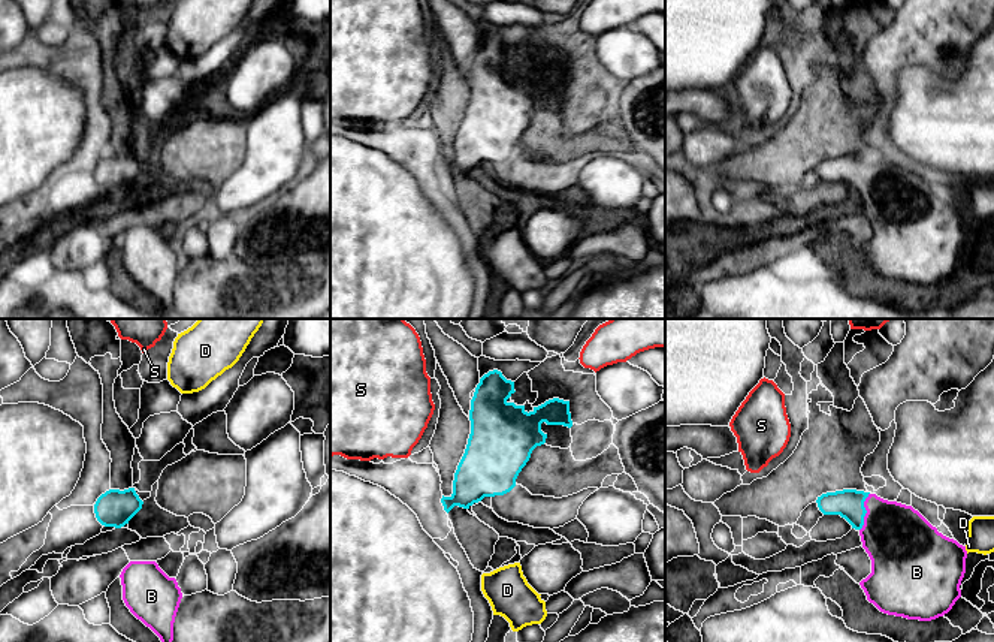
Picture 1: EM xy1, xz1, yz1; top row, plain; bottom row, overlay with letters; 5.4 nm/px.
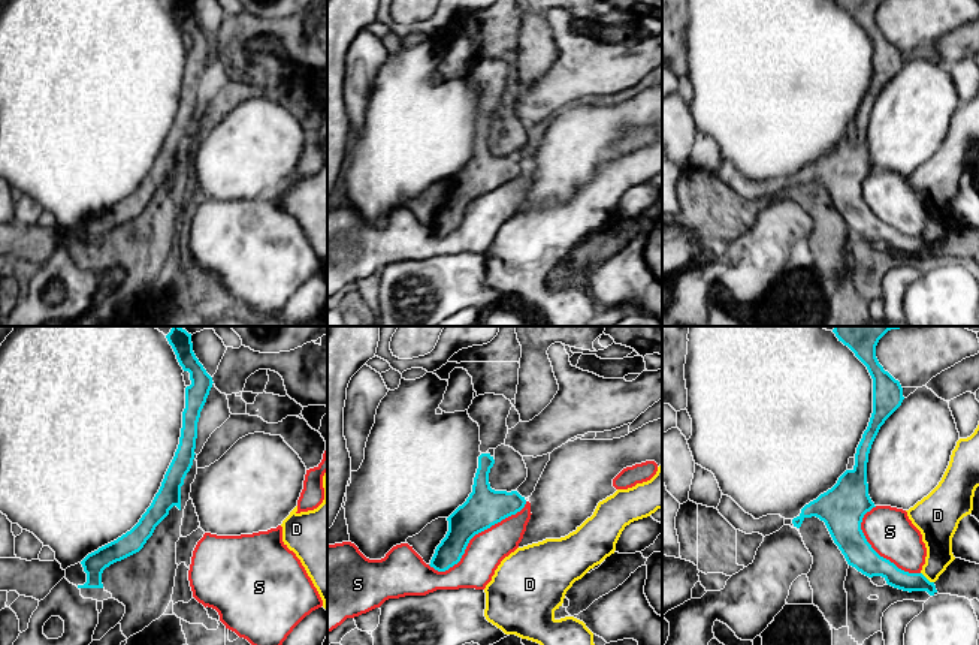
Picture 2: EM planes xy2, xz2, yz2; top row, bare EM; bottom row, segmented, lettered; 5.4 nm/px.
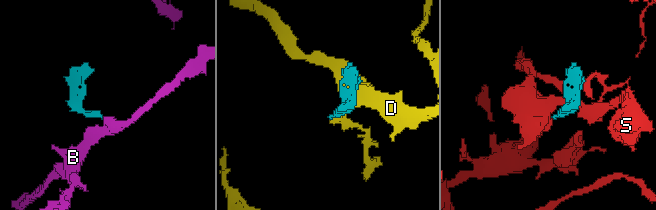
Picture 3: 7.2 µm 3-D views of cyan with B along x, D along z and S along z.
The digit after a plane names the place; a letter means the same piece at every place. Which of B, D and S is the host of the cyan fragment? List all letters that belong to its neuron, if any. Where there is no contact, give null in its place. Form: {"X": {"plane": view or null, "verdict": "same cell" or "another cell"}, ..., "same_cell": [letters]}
{"B": {"plane": "yz1", "verdict": "same cell"}, "D": {"plane": "yz2", "verdict": "another cell"}, "S": {"plane": "xz2", "verdict": "another cell"}, "same_cell": ["B"]}

